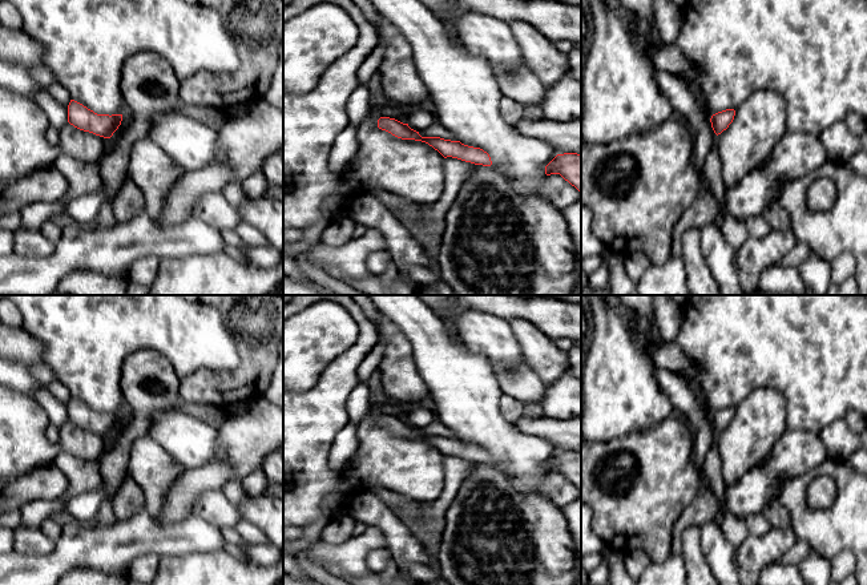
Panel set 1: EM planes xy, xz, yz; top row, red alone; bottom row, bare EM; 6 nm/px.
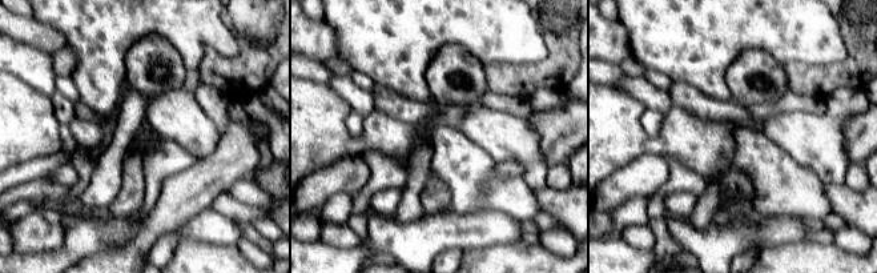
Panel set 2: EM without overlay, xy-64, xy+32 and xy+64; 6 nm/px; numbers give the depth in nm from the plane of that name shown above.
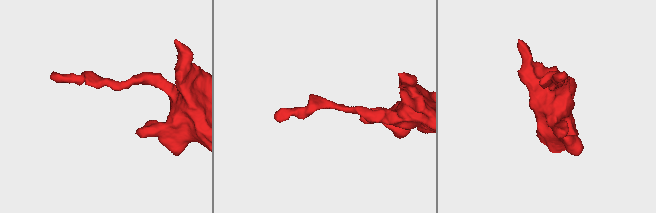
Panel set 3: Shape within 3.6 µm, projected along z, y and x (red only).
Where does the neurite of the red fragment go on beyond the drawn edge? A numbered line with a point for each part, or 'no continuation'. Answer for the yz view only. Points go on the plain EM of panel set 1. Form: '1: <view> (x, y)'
no continuation

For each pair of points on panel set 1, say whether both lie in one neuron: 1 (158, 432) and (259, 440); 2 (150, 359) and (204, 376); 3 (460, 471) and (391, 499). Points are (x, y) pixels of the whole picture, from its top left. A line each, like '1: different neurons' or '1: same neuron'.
1: different neurons
2: different neurons
3: same neuron

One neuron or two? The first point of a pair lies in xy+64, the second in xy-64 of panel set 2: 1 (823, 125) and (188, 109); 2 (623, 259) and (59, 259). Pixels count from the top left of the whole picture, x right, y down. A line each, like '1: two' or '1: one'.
1: one
2: one

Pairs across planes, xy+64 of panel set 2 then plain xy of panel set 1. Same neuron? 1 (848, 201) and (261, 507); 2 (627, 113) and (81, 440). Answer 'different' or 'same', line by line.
1: same
2: same

